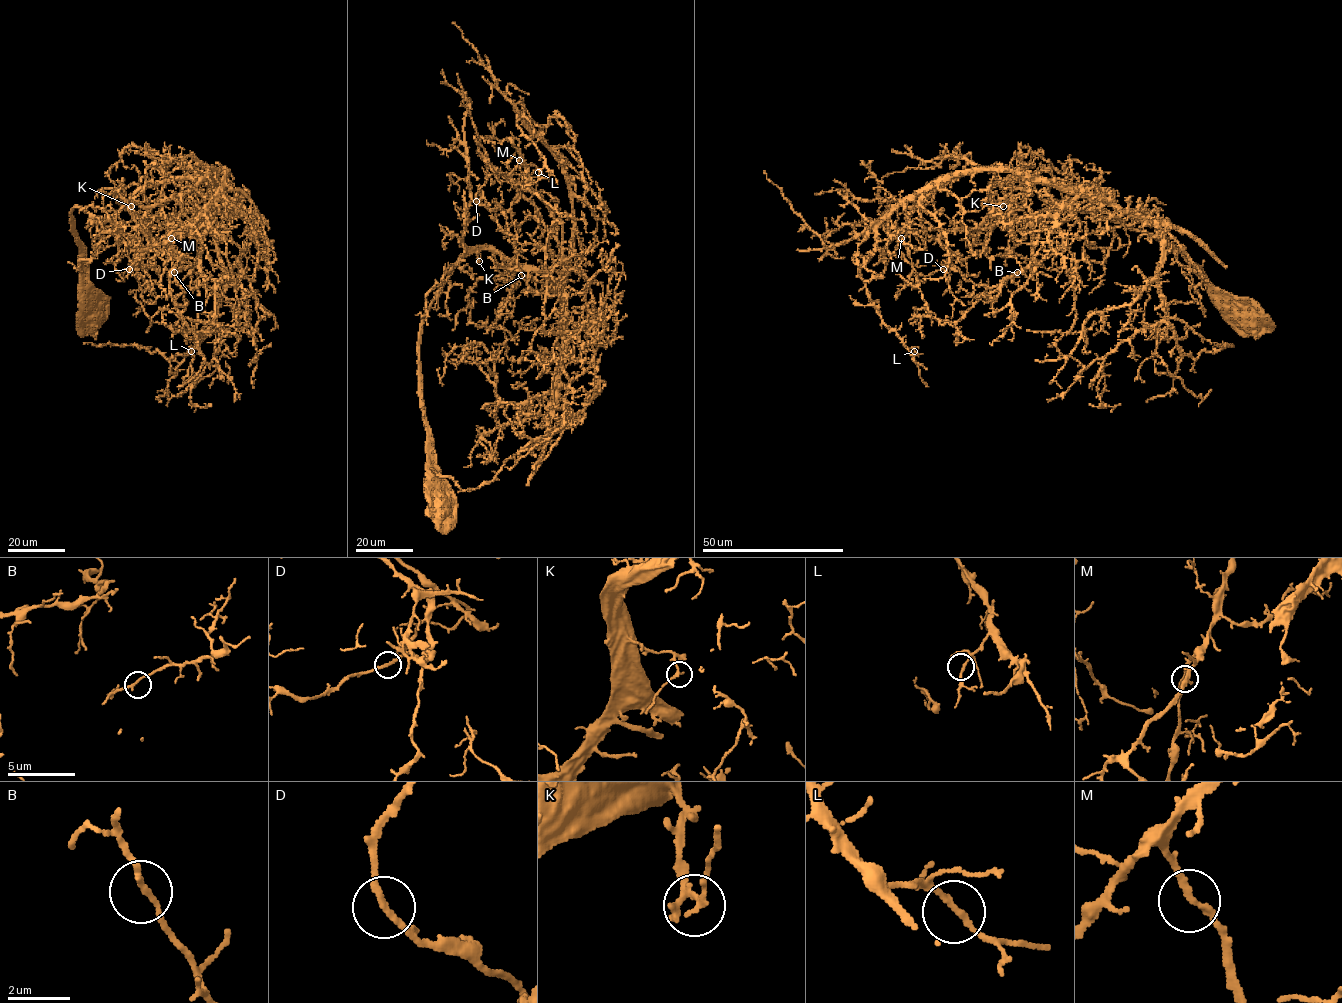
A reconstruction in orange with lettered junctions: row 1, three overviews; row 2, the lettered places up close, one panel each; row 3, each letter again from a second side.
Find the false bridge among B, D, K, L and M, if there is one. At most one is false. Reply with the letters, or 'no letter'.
no letter

